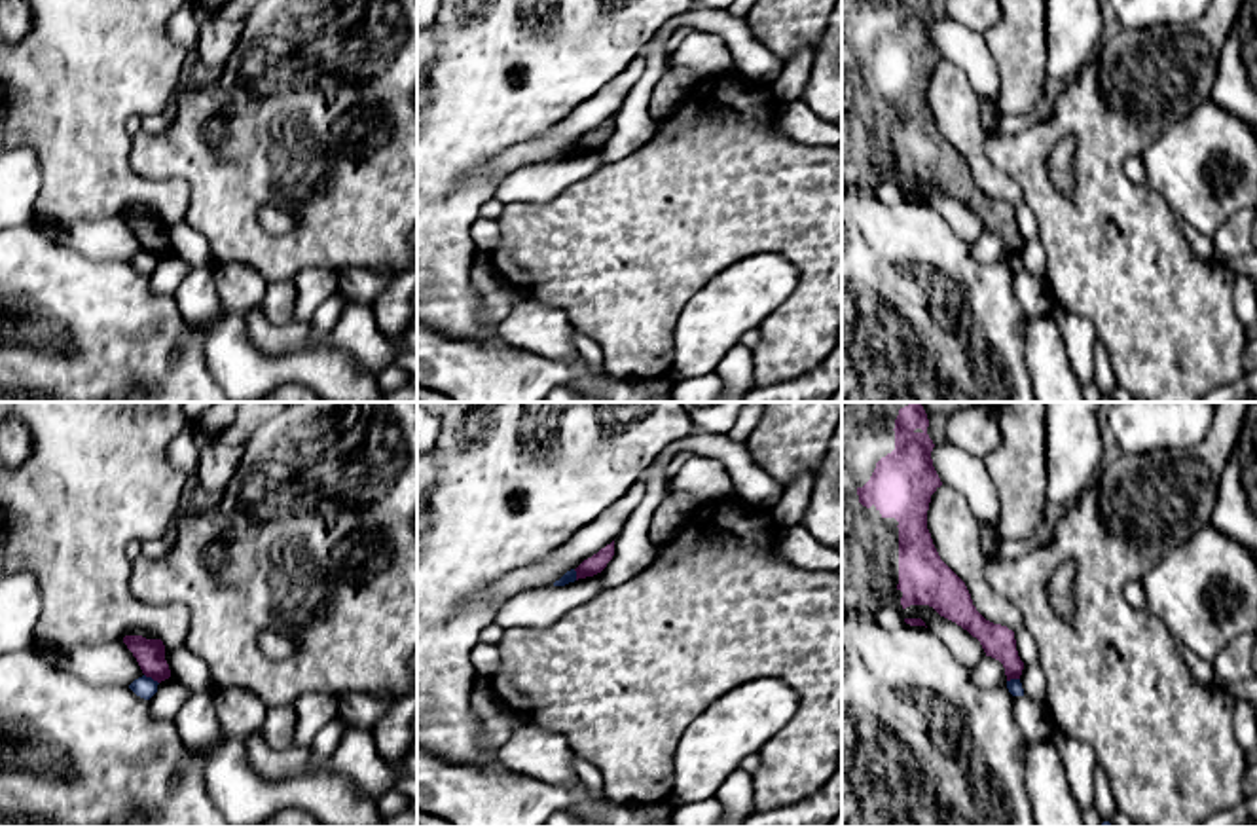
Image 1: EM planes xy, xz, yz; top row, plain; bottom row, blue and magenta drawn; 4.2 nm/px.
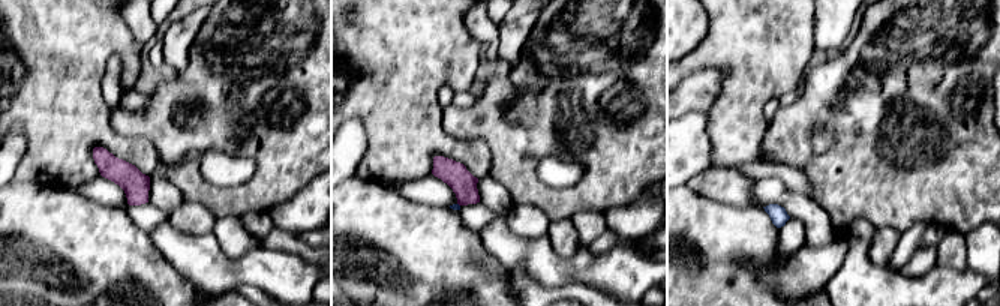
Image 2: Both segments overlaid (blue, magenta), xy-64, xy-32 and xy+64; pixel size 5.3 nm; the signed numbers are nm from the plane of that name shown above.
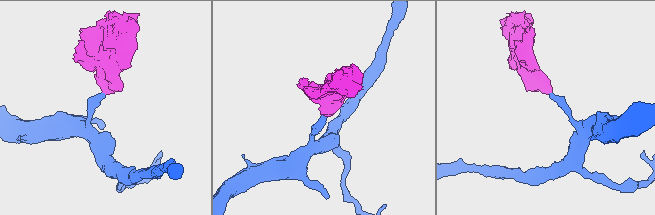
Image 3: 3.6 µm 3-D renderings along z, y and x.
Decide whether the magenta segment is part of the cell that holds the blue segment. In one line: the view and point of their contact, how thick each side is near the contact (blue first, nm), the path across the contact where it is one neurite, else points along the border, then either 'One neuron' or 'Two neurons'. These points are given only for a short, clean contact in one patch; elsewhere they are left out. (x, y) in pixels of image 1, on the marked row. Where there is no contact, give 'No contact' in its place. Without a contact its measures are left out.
Touches blue at xy (150, 678). Thickness 90 nm (blue) against 130 nm. Boundary: xy (145, 674), (158, 683). Two neurons

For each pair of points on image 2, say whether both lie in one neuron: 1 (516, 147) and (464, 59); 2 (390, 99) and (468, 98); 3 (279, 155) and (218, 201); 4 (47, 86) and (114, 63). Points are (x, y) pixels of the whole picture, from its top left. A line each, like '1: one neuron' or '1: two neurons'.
1: two neurons
2: two neurons
3: one neuron
4: two neurons

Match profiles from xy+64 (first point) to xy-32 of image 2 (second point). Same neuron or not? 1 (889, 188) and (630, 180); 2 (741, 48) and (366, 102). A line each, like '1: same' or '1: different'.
1: same
2: same

